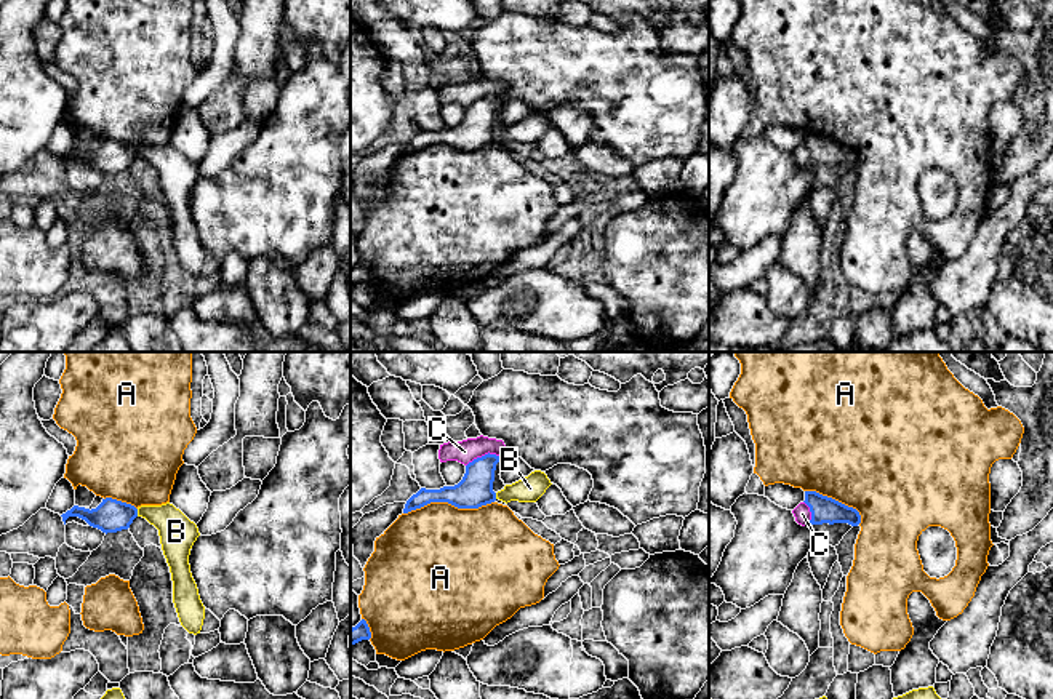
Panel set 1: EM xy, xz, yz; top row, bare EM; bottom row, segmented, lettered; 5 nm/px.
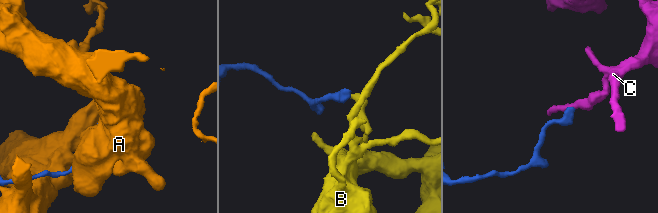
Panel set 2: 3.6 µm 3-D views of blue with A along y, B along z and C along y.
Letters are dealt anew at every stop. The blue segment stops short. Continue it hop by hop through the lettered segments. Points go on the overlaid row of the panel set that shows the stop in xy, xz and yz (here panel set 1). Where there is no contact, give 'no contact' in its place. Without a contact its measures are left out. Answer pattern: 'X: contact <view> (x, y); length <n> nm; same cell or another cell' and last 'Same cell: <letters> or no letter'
A: contact xz (448, 503); length 460 nm; another cell
B: contact xy (136, 512); length 40 nm; another cell
C: contact xz (482, 456); length 180 nm; another cell
Same cell: no letter

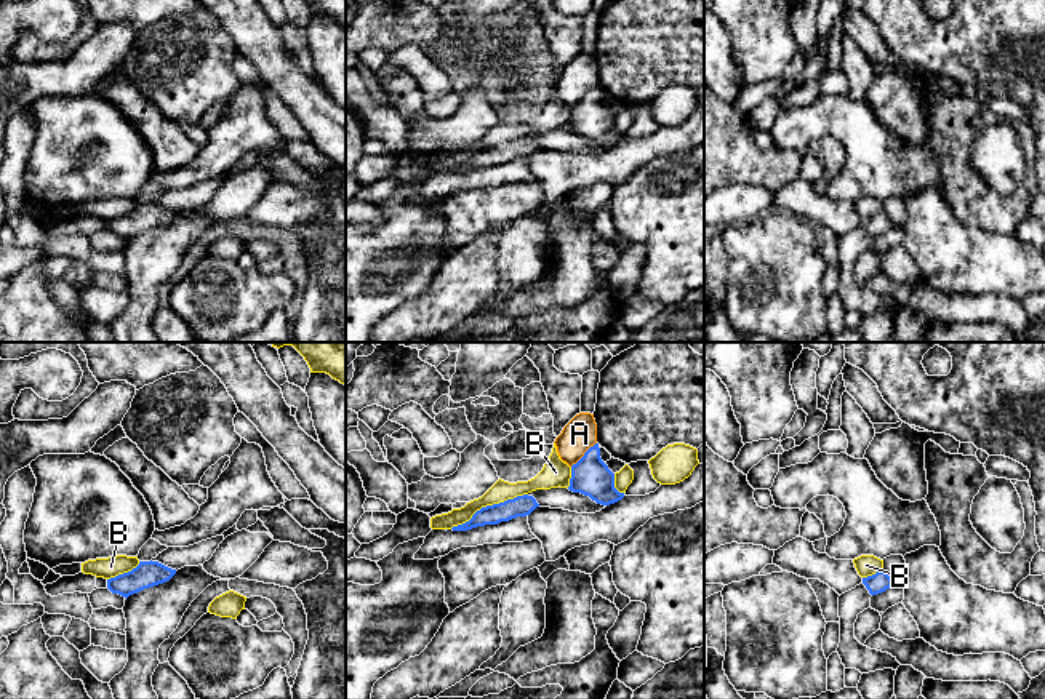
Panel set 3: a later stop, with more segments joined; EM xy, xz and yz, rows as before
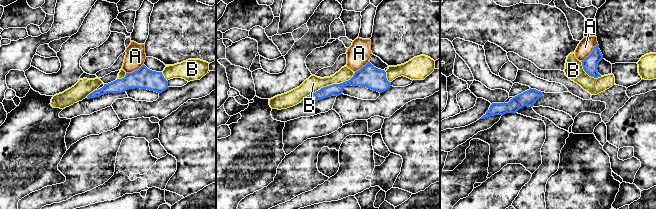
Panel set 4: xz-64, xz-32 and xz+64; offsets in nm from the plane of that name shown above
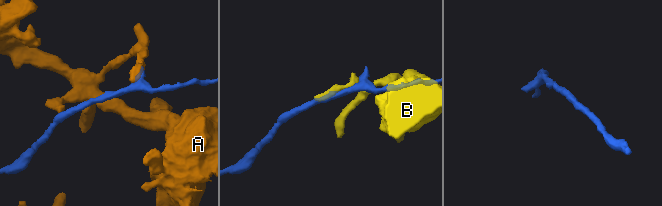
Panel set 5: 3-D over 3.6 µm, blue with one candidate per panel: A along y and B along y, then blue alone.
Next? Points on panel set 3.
A: contact xz (584, 455); length 180 nm; another cell
B: contact xz (488, 506); length 440 nm; another cell
Same cell: no letter

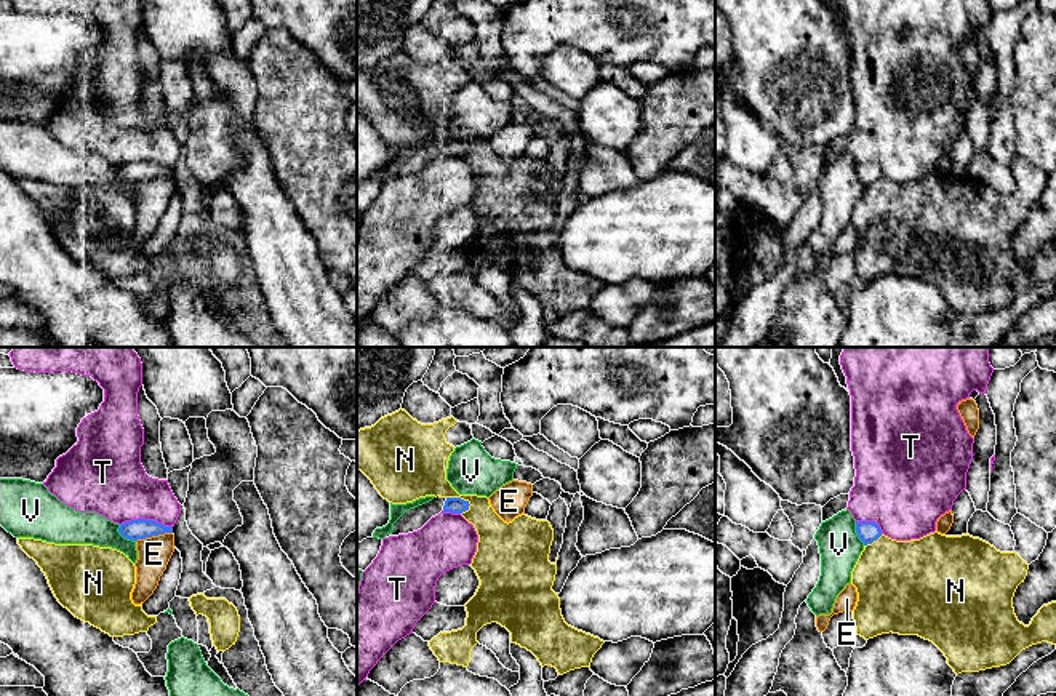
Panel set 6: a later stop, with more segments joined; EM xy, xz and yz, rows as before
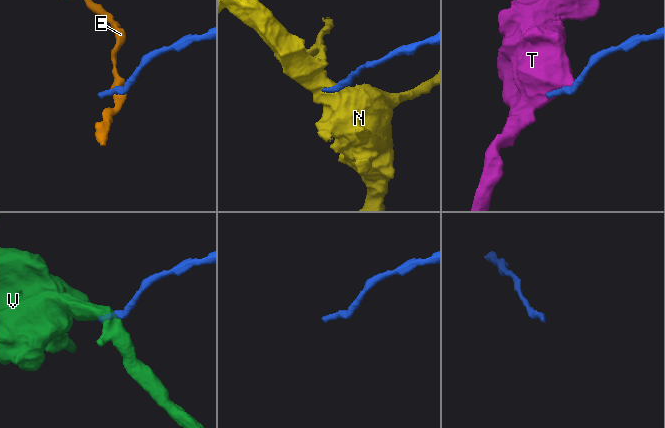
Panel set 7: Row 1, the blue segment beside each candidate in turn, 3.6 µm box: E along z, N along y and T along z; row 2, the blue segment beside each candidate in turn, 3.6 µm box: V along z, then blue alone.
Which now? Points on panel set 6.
E: contact xy (154, 535); length 190 nm; another cell
N: contact xz (460, 498); length 140 nm; another cell
T: contact xy (144, 519); length 260 nm; another cell
V: contact xy (124, 536); length 120 nm; another cell
Same cell: no letter

